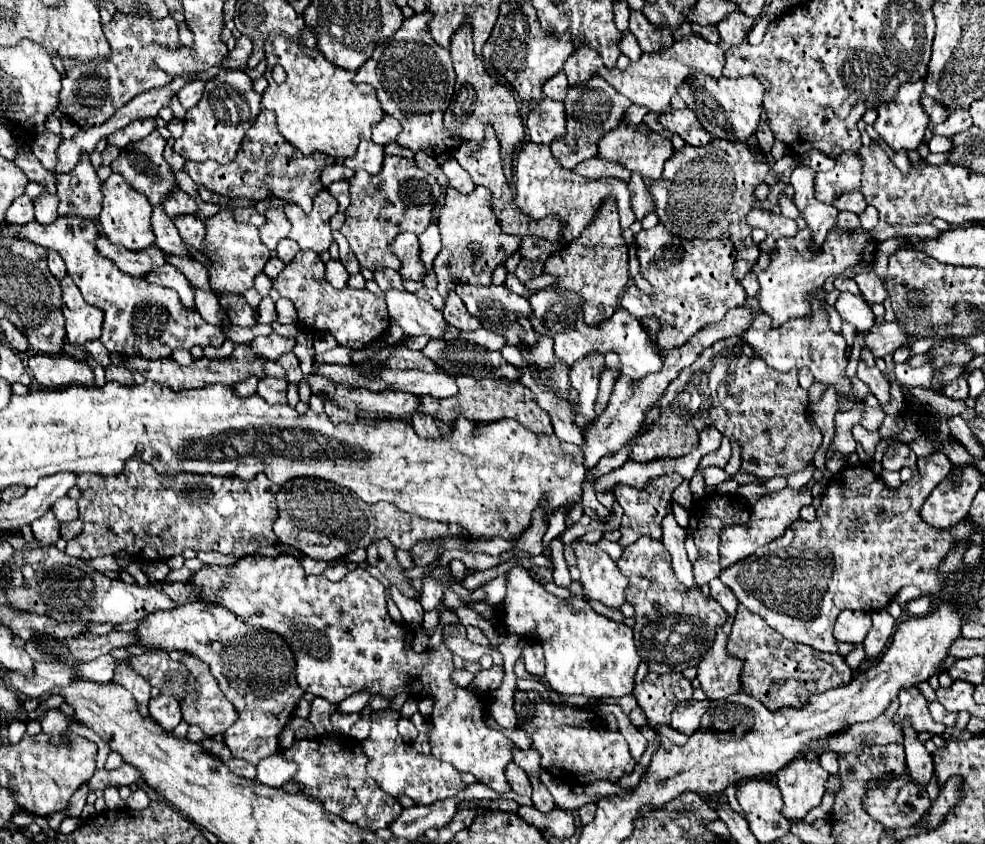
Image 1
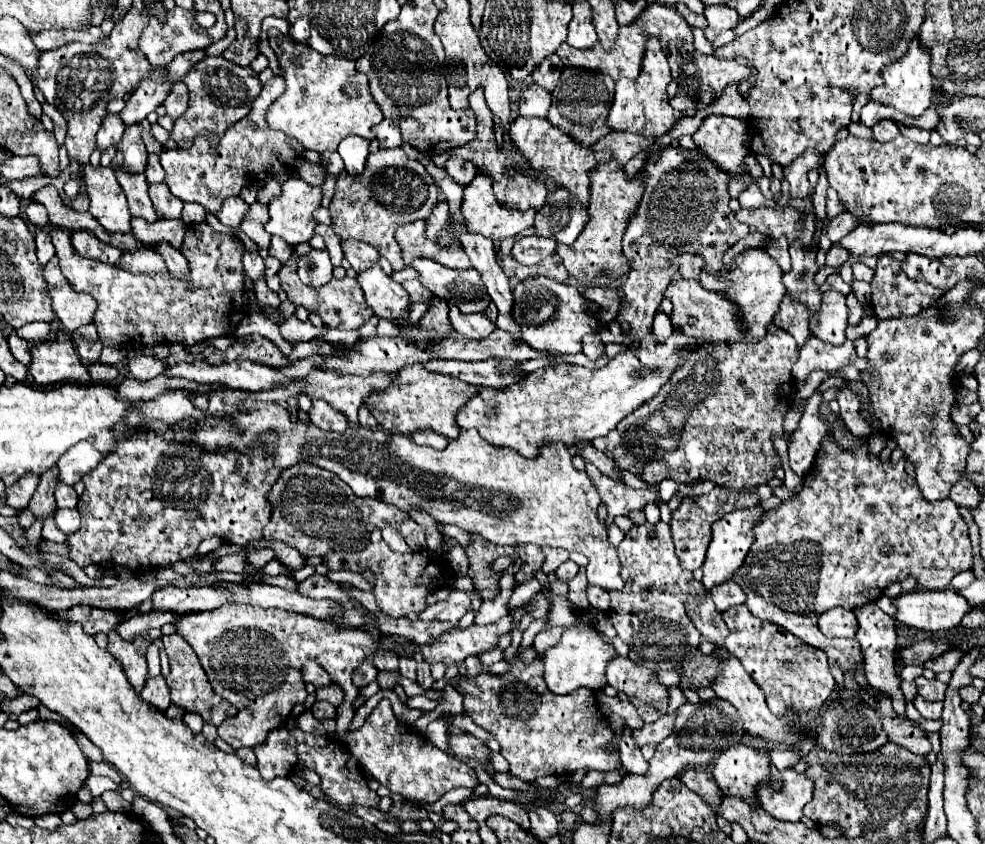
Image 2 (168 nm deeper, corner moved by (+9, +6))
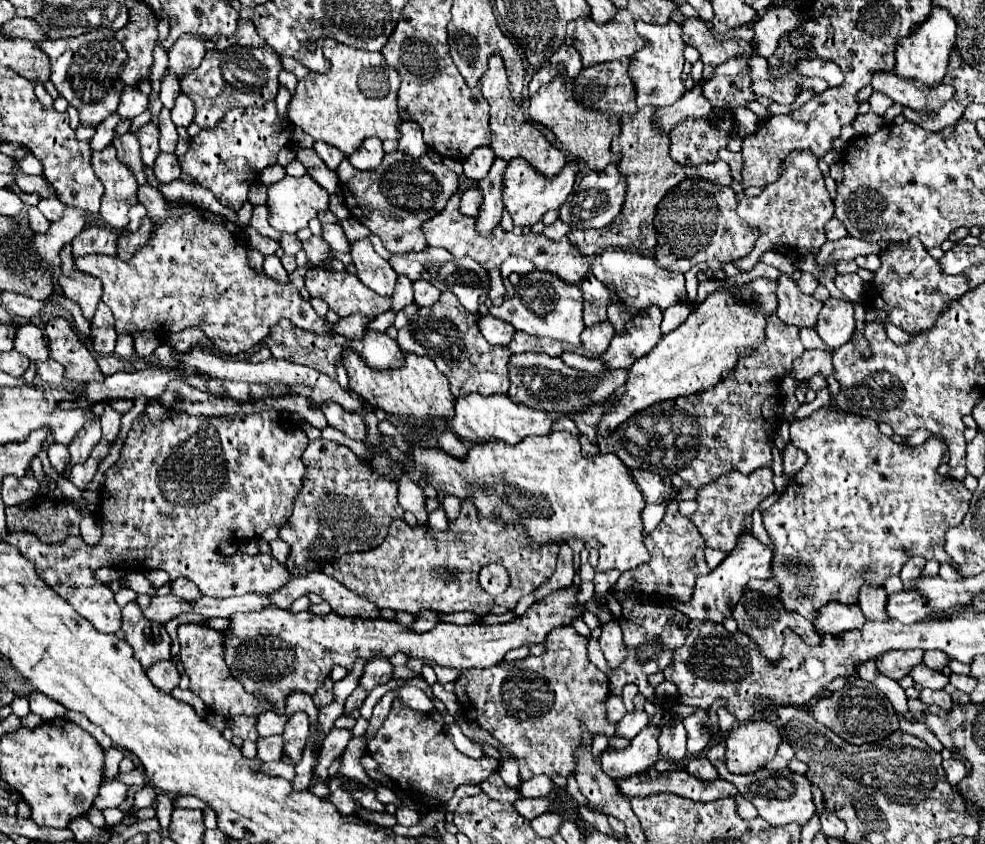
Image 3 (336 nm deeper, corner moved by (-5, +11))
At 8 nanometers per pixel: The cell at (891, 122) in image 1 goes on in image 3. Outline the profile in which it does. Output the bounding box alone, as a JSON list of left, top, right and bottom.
[896,5,956,87]

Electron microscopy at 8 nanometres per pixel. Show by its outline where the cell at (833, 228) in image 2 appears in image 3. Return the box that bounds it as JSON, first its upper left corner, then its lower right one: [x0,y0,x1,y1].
[826,217,848,241]

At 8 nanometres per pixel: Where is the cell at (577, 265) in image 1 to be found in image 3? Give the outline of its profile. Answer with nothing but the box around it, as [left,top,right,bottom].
[568,105,700,255]

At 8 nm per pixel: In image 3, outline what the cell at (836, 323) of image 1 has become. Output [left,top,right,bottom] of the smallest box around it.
[800,327,826,349]

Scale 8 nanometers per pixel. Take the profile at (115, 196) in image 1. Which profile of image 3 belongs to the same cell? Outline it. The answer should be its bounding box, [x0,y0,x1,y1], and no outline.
[92,145,138,231]

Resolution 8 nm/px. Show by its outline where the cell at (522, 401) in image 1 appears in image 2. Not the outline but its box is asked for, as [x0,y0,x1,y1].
[374,364,478,438]

